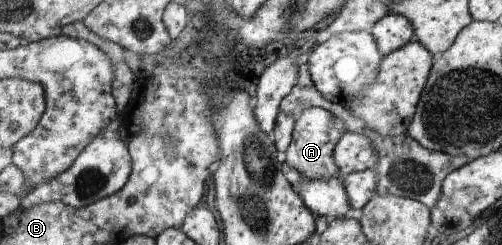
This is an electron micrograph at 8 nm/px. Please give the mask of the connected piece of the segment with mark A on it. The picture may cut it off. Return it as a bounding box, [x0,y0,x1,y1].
[283,107,348,178]

